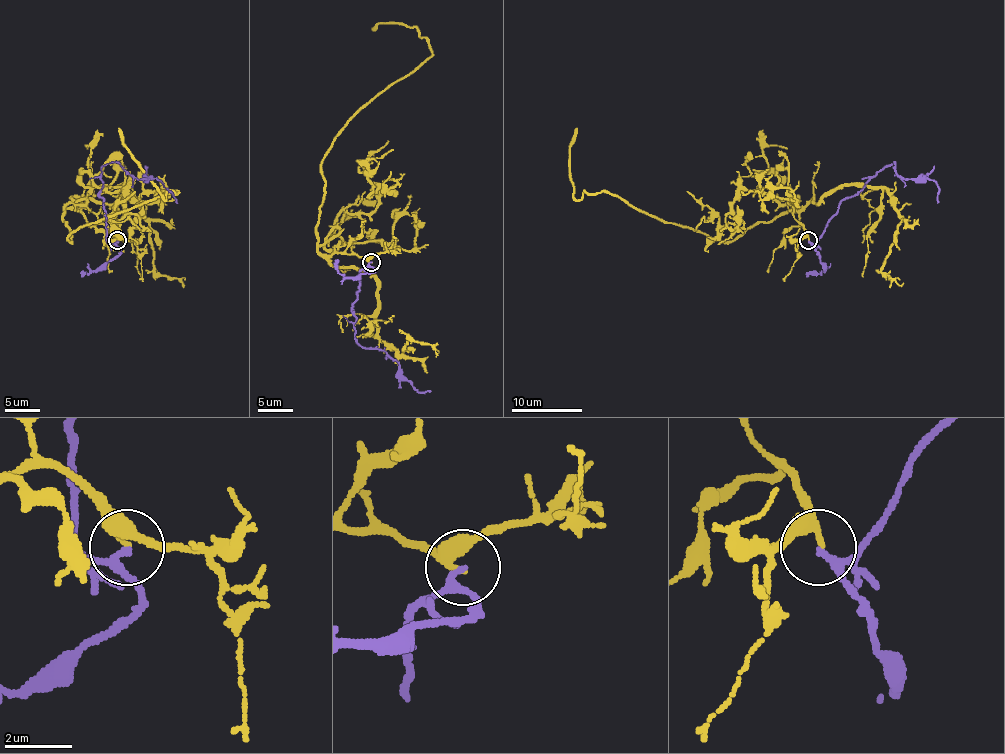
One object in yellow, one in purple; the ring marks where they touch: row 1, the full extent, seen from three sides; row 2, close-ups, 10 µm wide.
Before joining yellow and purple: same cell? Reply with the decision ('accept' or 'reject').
reject

